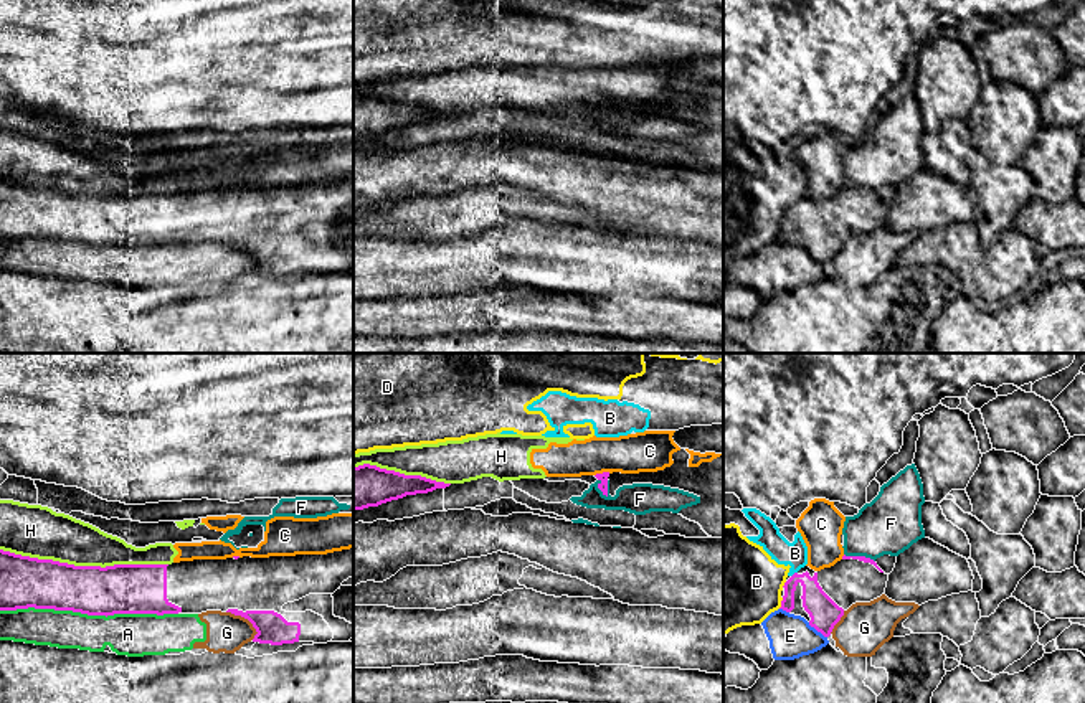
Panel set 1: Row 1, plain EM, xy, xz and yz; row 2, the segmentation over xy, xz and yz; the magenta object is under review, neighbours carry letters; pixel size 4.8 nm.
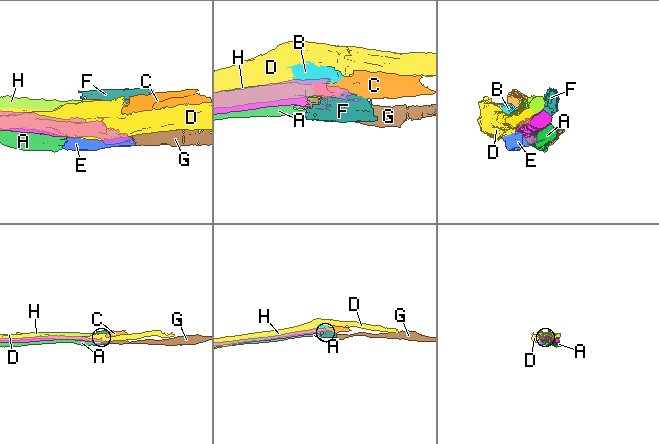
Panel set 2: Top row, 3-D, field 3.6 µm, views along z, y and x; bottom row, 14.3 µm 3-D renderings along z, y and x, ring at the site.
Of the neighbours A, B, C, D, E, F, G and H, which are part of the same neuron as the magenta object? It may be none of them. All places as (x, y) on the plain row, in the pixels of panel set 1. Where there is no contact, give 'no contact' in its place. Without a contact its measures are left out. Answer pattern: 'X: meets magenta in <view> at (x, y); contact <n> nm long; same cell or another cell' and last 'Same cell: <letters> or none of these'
A: meets magenta in xy at (90, 245); contact 850 nm long; another cell
B: meets magenta in yz at (793, 205); contact 40 nm long; another cell
C: meets magenta in xz at (603, 103); contact 80 nm long; another cell
D: meets magenta in yz at (781, 233); contact 60 nm long; another cell
E: meets magenta in yz at (818, 261); contact 120 nm long; another cell
F: meets magenta in xz at (598, 117); contact 100 nm long; another cell
G: meets magenta in xy at (246, 248); contact 190 nm long; another cell
H: meets magenta in xy at (85, 197); contact 800 nm long; another cell
Same cell: none of these

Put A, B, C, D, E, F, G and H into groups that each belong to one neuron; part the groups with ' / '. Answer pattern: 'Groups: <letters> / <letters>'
Groups: A G / B D / C H / E / F

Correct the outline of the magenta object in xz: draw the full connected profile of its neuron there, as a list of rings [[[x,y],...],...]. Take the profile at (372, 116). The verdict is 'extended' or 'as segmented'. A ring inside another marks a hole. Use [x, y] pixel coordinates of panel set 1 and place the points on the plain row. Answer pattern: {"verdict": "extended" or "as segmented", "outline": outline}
{"verdict": "as segmented", "outline": [[[363,94],[353,97],[353,142],[403,129],[446,119],[451,114],[436,112],[421,106],[405,106],[395,101]]]}

